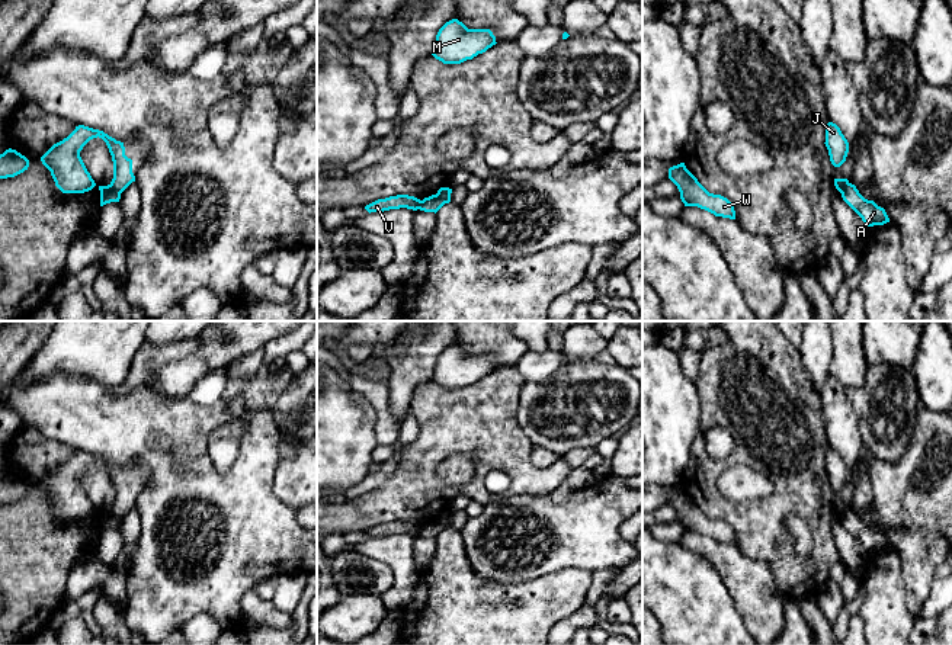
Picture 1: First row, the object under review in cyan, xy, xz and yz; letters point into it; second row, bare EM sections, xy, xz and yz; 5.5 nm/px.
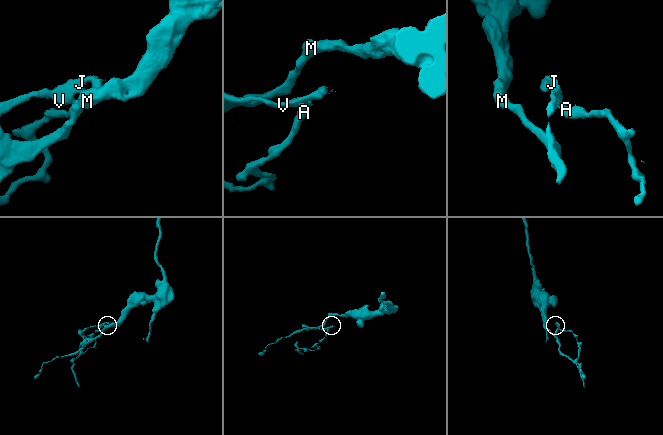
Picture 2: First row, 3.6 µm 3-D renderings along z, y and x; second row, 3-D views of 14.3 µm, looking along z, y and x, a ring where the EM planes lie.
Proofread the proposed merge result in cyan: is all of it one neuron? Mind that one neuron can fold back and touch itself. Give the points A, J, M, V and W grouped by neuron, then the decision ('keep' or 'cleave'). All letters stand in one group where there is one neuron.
A / J M V W | cleave

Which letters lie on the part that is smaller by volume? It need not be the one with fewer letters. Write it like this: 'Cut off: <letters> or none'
Cut off: A

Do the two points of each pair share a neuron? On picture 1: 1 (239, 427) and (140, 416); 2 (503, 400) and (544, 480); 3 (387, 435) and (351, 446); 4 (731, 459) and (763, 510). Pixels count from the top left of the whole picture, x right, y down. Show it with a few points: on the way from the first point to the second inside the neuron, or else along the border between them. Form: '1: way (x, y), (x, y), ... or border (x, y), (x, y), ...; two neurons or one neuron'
1: border (228, 419), (208, 439); two neurons
2: way (503, 422), (503, 445), (522, 464); one neuron
3: border (371, 406), (375, 413), (375, 439), (378, 442); two neurons
4: way (711, 478), (711, 494), (727, 510), (741, 510); one neuron

